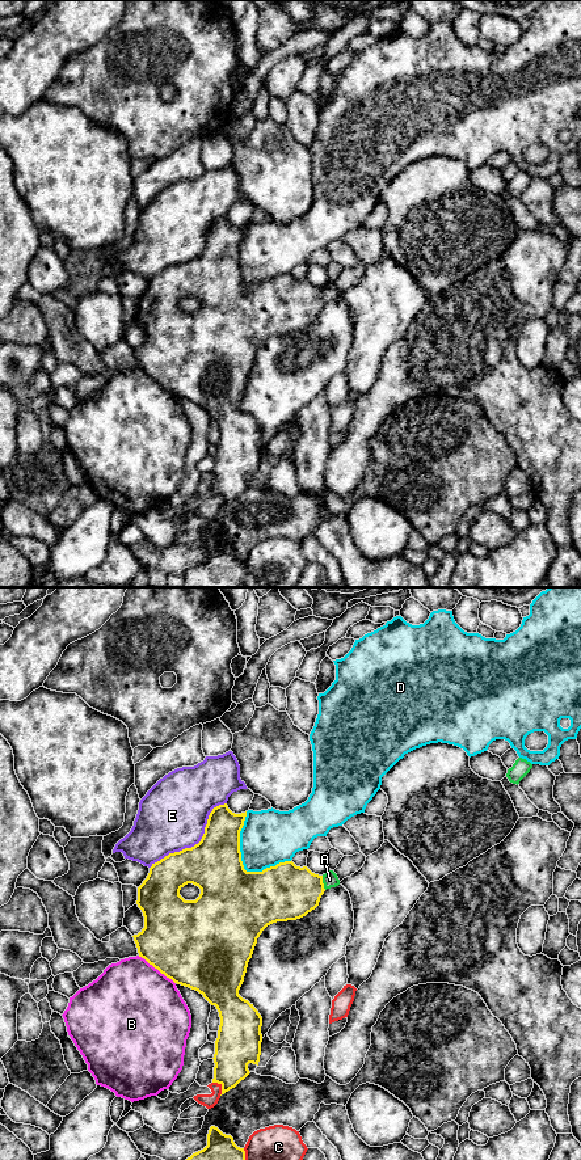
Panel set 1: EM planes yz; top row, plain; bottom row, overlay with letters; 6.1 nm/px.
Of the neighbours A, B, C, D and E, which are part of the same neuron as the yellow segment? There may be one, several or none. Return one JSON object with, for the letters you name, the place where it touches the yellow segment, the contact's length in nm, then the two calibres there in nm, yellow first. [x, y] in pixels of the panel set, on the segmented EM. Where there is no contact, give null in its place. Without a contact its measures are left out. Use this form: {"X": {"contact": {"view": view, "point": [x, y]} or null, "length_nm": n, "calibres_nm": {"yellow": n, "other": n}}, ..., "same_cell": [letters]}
{"same_cell": []}

